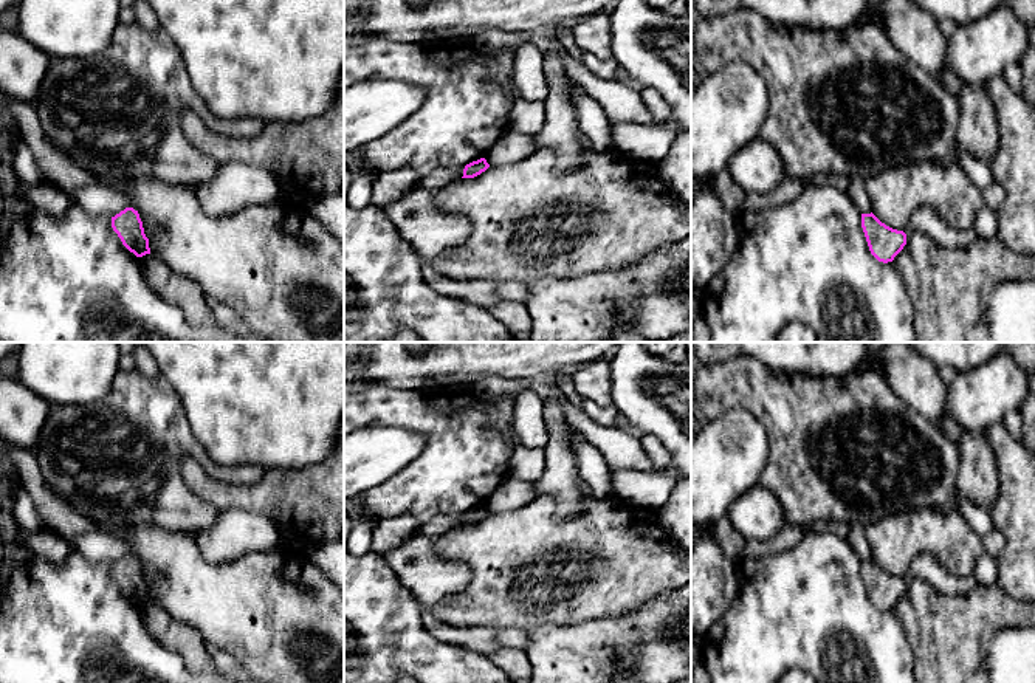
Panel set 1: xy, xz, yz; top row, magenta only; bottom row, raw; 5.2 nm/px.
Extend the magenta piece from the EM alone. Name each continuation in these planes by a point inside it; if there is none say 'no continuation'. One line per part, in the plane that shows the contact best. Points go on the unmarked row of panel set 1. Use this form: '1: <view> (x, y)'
no continuation

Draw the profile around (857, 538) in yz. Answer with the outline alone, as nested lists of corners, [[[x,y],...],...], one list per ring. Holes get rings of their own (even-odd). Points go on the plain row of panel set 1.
[[[858,522],[849,525],[851,525],[851,531],[848,536],[848,542],[851,544],[852,550],[855,551],[860,561],[871,561],[872,553],[869,548],[865,527]]]

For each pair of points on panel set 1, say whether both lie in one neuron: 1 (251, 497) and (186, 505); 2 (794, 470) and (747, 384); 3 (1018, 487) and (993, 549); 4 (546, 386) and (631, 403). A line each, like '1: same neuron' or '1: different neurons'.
1: different neurons
2: same neuron
3: different neurons
4: different neurons

